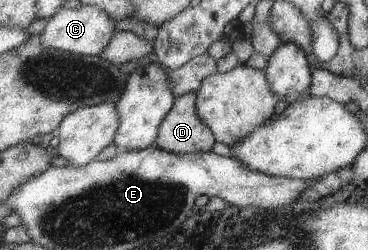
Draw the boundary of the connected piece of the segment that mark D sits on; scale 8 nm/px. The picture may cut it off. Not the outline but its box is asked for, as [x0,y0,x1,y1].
[154,91,214,154]

